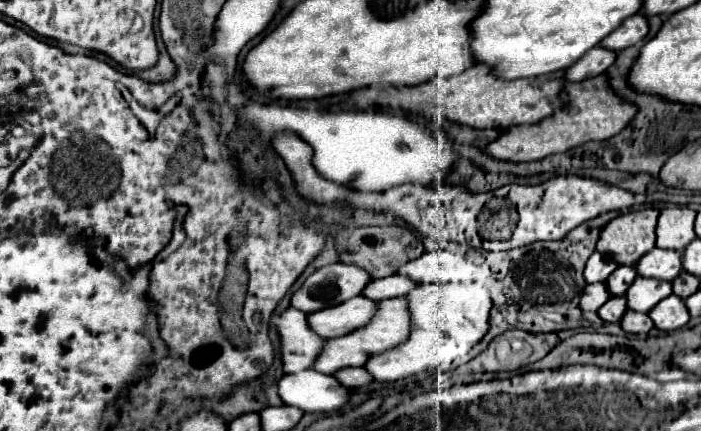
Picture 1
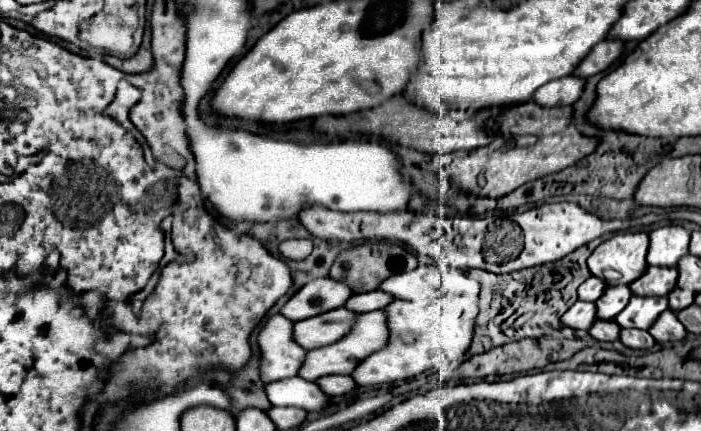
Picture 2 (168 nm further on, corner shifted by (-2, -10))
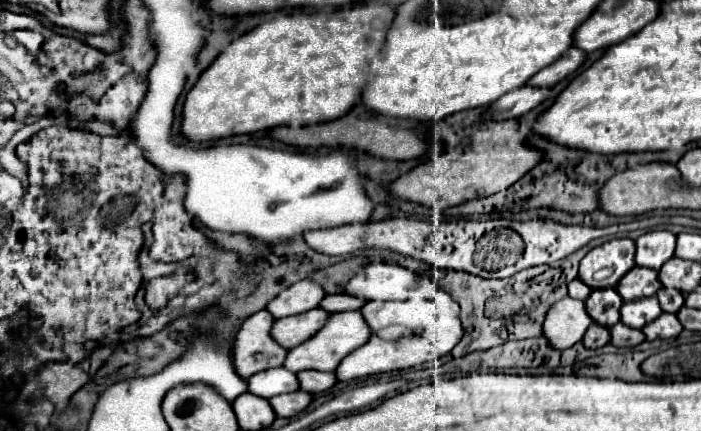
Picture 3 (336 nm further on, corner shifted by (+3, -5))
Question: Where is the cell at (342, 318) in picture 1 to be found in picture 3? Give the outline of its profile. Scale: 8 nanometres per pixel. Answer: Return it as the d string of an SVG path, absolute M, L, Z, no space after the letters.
M311 309L293 317L283 317L277 319L271 327L271 337L283 347L283 349L293 349L297 345L301 345L303 341L307 341L309 337L313 337L317 333L317 329L321 329L325 325L325 317L329 317L327 311Z

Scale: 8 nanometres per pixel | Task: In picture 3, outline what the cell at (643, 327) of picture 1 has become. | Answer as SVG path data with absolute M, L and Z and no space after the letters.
M623 323L613 325L609 331L611 331L611 345L615 345L615 347L635 347L645 339L643 331L627 327Z

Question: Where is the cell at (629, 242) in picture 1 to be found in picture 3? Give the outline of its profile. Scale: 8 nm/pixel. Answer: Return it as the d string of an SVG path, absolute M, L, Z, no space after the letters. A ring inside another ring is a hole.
M611 239L595 249L591 249L581 265L579 265L579 279L589 285L591 289L605 289L605 287L615 287L617 281L629 271L633 269L633 259L635 259L635 243L631 239ZM605 267L613 267L613 275L603 279L603 281L595 281L593 273Z

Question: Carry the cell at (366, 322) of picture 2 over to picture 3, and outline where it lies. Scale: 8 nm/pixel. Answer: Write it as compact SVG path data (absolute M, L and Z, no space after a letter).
M359 311L333 313L333 315L329 315L325 325L311 339L307 339L305 343L293 347L287 353L287 359L285 359L283 365L293 373L299 373L299 371L305 371L305 369L335 371L345 355L349 355L353 349L367 343L369 335L371 335L371 331L369 331L369 327L367 327L367 323L365 323L365 319L363 319L363 315Z

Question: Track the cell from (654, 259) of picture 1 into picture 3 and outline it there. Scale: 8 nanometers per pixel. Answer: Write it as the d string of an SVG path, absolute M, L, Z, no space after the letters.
M633 267L617 283L617 293L623 297L623 301L653 297L659 289L661 281L657 279L657 271L649 271L647 267Z

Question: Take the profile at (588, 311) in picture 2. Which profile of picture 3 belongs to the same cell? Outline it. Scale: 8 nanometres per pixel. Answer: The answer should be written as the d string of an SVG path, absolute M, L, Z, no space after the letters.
M565 297L547 311L543 321L543 337L549 341L549 347L563 351L579 343L589 329L593 319L585 311L585 303Z

